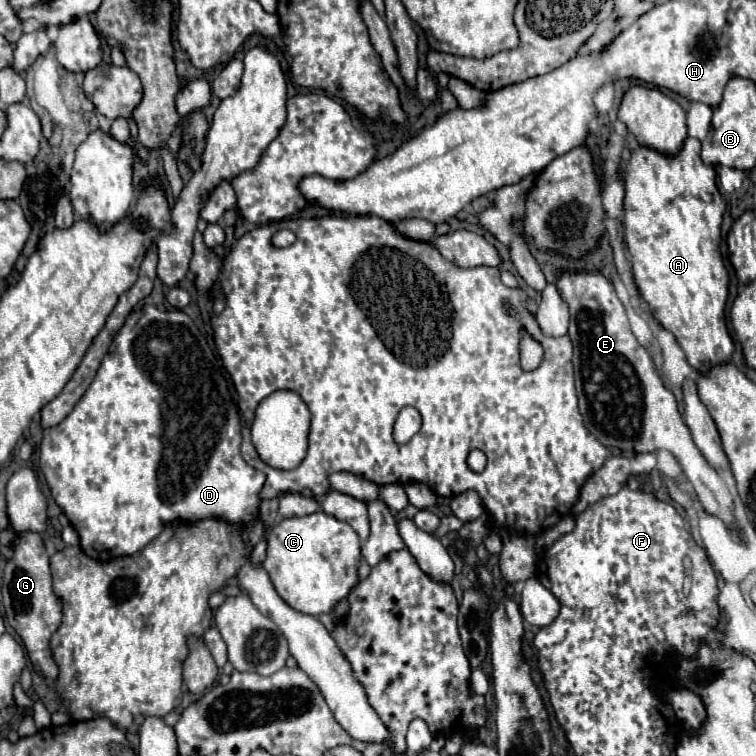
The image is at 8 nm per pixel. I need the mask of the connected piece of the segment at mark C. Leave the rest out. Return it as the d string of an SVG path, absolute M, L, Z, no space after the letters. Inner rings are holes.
M315 511L305 517L283 519L267 535L267 557L263 567L285 603L307 615L331 613L357 583L361 561L359 535L343 521Z

